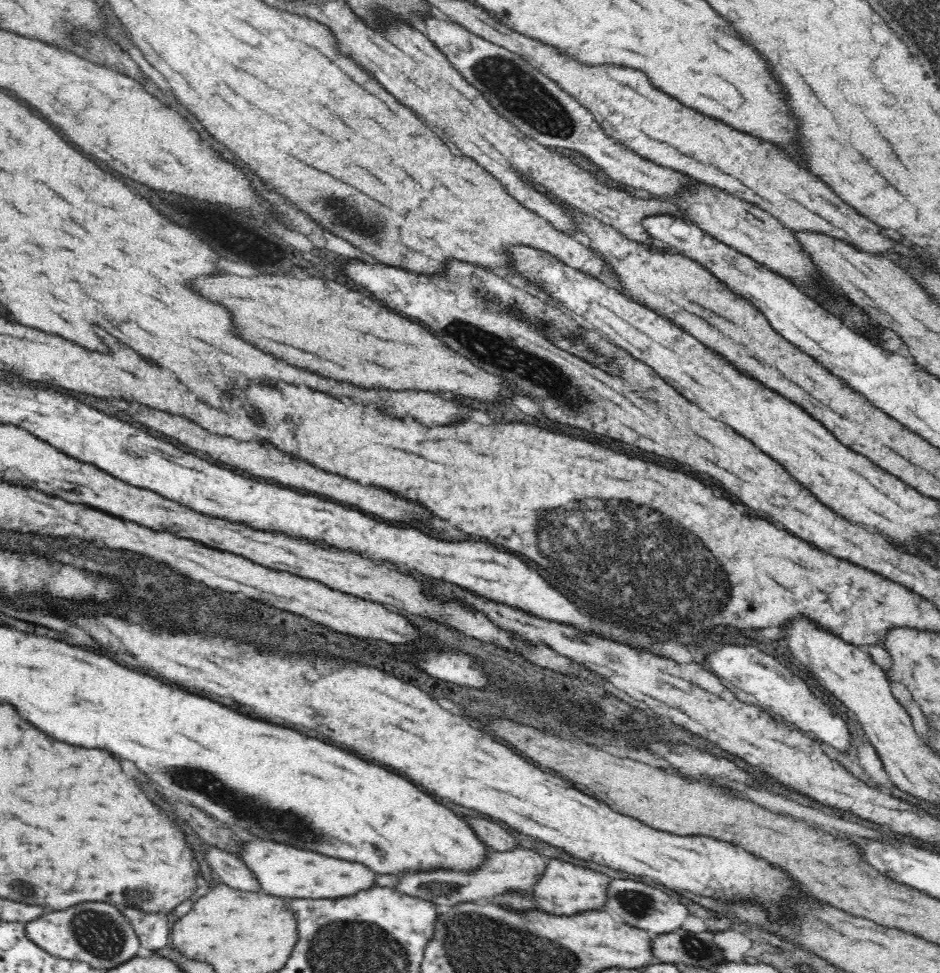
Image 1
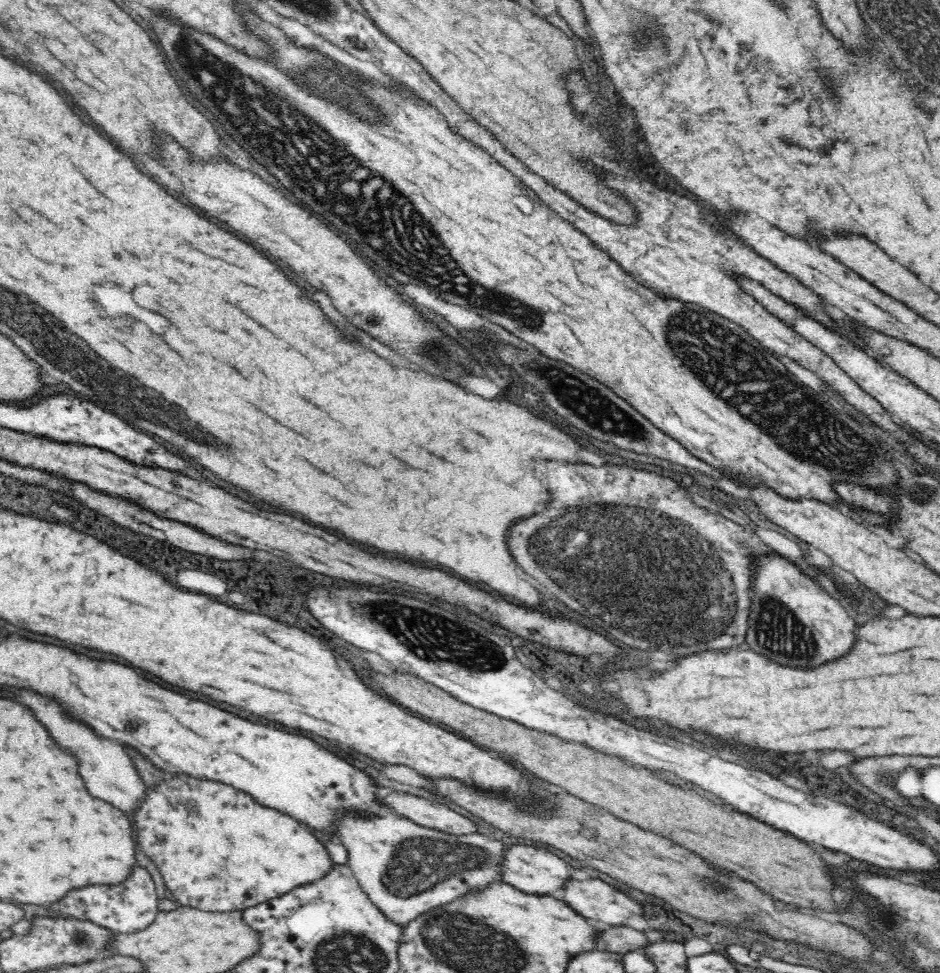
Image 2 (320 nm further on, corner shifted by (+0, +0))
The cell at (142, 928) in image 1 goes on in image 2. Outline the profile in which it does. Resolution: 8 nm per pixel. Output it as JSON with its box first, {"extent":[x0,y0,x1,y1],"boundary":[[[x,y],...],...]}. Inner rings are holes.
{"extent":[46,866,158,934],"boundary":[[[136,866],[126,878],[126,882],[118,886],[84,886],[70,890],[60,902],[50,902],[46,905],[48,910],[62,912],[68,917],[74,917],[82,921],[90,921],[98,926],[102,926],[114,933],[130,934],[150,926],[154,922],[156,912],[158,912],[158,892],[156,884],[150,872]]]}

